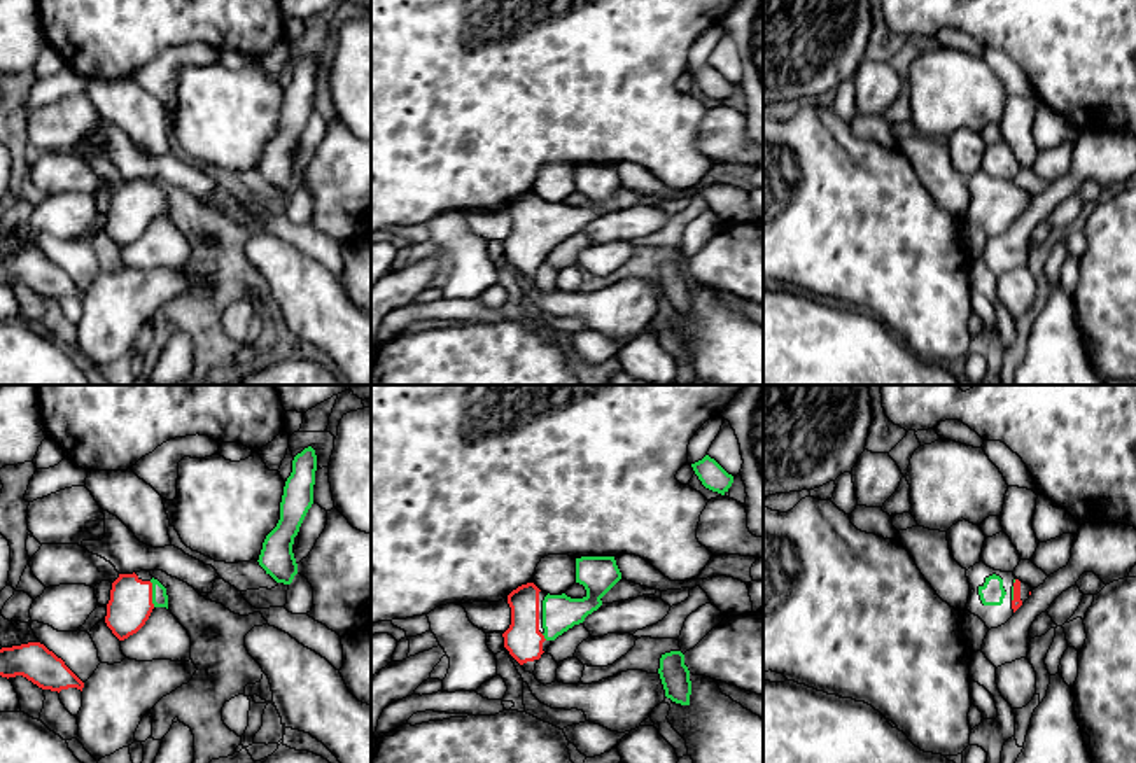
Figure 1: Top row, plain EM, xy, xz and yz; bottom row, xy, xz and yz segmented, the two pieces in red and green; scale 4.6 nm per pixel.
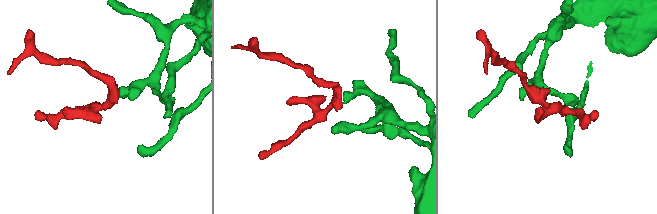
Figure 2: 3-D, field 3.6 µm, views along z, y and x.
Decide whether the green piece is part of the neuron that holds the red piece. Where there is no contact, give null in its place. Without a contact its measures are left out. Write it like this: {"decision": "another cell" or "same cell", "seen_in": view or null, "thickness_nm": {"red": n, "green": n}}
{"decision": "same cell", "seen_in": "xy", "thickness_nm": {"red": 200, "green": 80}}

